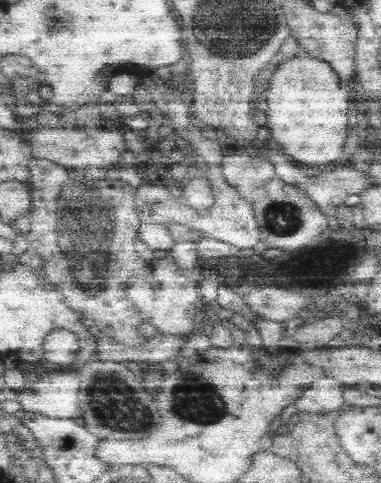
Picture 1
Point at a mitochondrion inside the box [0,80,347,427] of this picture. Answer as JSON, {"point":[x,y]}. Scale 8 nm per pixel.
{"point":[82,229]}

